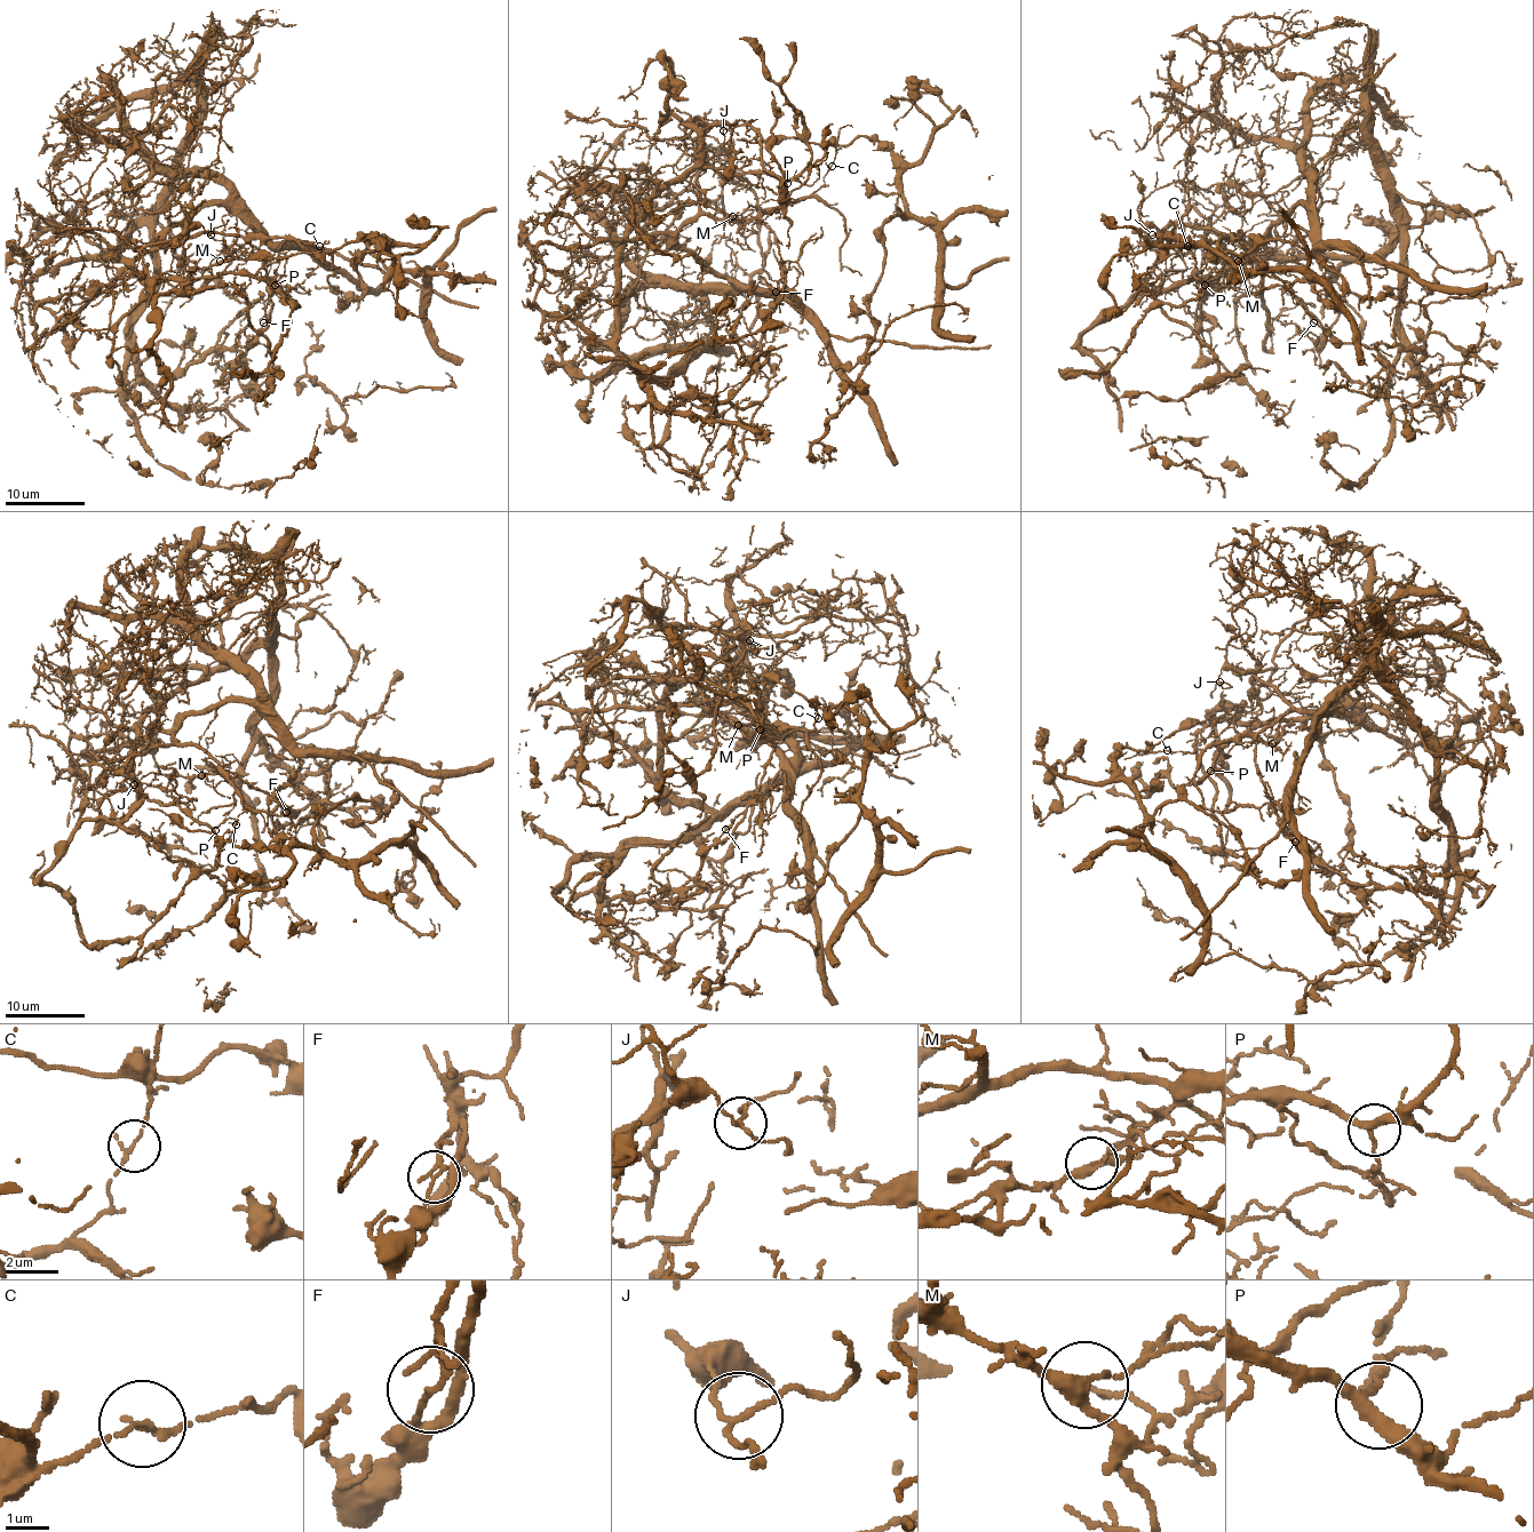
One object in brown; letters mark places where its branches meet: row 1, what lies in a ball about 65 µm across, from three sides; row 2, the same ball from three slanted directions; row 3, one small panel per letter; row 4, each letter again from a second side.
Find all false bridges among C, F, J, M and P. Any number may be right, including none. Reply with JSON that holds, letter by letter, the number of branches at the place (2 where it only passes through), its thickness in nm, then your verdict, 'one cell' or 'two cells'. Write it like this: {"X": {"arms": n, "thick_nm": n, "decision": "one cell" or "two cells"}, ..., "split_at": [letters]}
{"C": {"arms": 2, "thick_nm": 140, "decision": "two cells"}, "F": {"arms": 2, "thick_nm": 140, "decision": "two cells"}, "J": {"arms": 3, "thick_nm": 110, "decision": "one cell"}, "M": {"arms": 3, "thick_nm": 260, "decision": "one cell"}, "P": {"arms": 3, "thick_nm": 280, "decision": "one cell"}, "split_at": ["C", "F"]}

